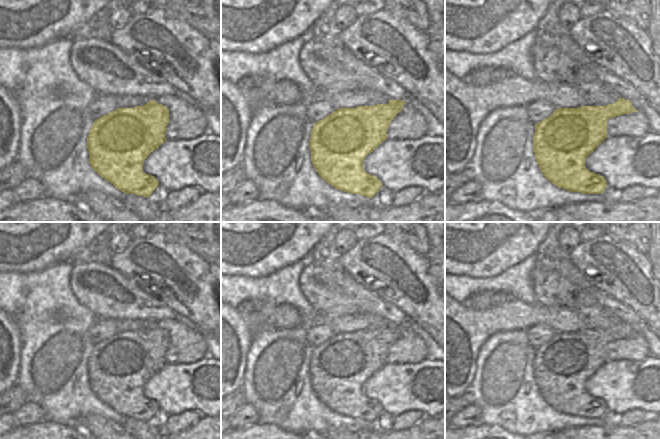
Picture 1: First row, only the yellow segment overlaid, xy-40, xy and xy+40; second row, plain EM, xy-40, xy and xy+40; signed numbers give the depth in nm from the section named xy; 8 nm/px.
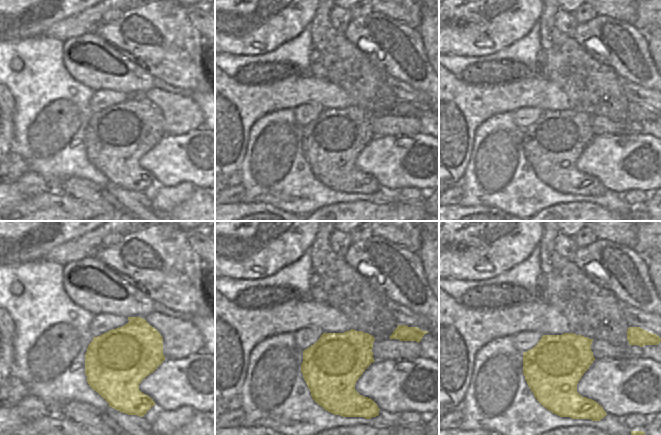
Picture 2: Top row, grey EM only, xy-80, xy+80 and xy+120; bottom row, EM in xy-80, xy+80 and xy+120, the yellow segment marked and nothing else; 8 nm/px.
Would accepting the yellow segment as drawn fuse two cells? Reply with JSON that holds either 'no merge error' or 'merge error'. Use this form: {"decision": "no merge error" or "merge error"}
{"decision": "merge error"}

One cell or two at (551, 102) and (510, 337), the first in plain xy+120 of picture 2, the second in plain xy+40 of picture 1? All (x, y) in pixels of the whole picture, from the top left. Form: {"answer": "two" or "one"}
{"answer": "two"}

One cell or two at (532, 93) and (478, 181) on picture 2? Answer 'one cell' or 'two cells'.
two cells

